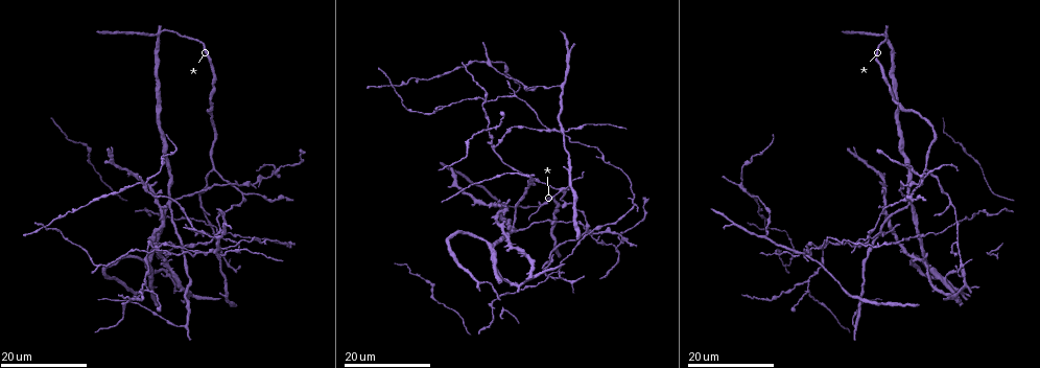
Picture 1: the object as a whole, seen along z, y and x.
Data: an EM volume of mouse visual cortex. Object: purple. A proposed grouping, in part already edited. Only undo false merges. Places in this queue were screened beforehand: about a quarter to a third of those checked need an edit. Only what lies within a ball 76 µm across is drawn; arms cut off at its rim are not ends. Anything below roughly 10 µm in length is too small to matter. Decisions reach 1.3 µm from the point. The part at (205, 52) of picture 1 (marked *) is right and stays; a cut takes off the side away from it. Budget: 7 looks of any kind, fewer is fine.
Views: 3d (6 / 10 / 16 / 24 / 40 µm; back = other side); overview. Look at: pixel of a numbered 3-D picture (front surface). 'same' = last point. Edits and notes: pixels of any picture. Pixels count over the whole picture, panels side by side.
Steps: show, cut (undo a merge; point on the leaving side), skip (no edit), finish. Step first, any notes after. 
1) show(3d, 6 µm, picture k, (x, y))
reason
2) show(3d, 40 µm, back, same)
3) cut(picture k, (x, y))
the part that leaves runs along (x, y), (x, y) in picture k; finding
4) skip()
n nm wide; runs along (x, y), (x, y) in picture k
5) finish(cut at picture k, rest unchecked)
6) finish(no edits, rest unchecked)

show(3d, 16 µm, picture 1, (216, 170))
three-way junction

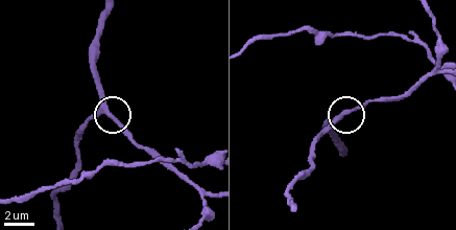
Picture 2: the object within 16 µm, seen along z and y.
show(3d, 6 µm, picture 2, (104, 113))
closer look

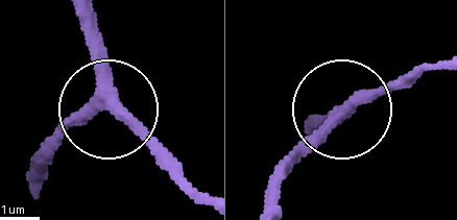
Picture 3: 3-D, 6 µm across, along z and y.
skip()
side arm 33 µm; all the same neuron

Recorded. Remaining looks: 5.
show(3d, 16 µm, picture 1, (558, 191))
looks like a crossing

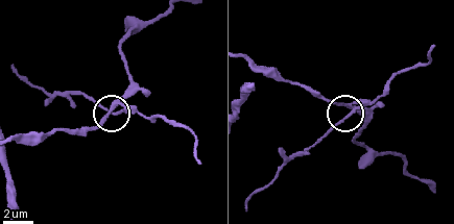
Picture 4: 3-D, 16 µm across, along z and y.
show(3d, 6 µm, picture 4, (116, 113))
closer look

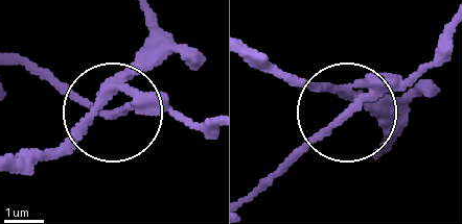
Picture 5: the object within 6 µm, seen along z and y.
cut(picture 5, (336, 124))
the part that leaves runs along (385, 92), (347, 102), (248, 192) in picture 5; two neurons meet here

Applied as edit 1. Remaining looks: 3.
show(3d, 24 µm, picture 1, (243, 194))
two arms in line, one across

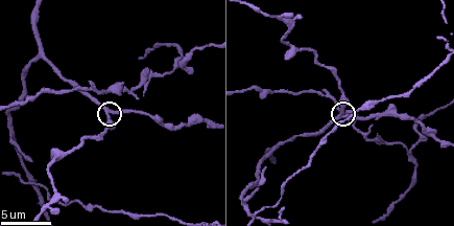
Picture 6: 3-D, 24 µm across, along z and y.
show(3d, 6 µm, picture 6, (107, 114))

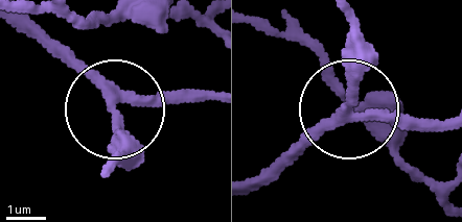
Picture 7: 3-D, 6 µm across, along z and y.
skip()
240 nm wide; one neuron here

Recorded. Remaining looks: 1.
finish(cut at picture 5, rest unchecked)

